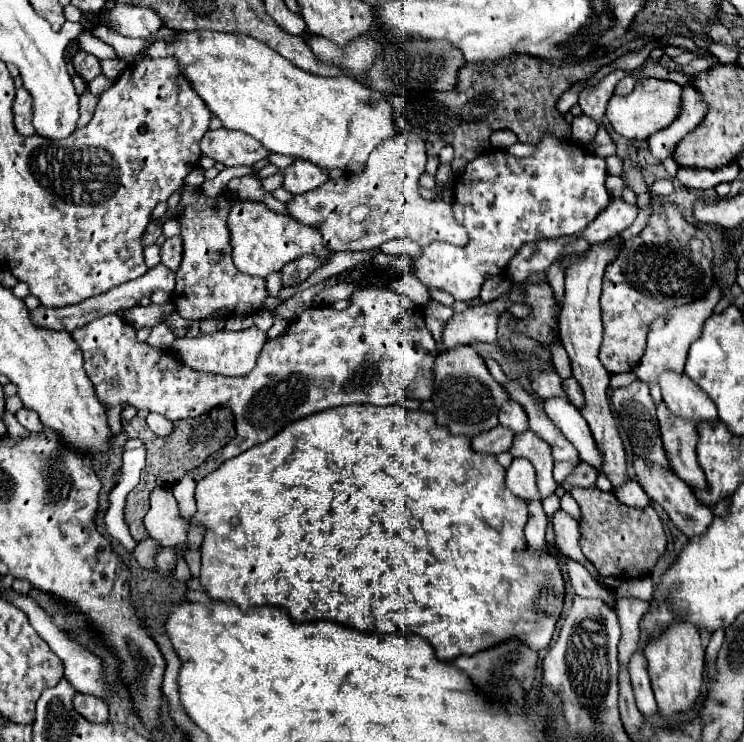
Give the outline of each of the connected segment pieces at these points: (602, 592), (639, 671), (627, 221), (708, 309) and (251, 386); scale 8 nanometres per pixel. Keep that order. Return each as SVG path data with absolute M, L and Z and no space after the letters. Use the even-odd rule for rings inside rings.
M568 558L566 564L568 564L568 572L570 572L570 582L572 582L572 586L574 586L574 590L576 590L578 596L598 598L598 600L606 602L610 608L614 608L616 594L612 594L612 590L602 588L602 586L592 578L592 574L590 574L580 562Z
M634 652L628 664L630 676L632 676L632 688L634 688L634 698L636 698L636 706L644 716L650 716L654 712L658 712L656 708L656 700L652 694L652 686L648 680L648 670L646 670L646 658L642 652Z
M612 198L606 210L600 212L598 218L578 236L586 238L590 244L606 242L612 236L622 234L622 230L626 230L636 220L636 214L638 214L636 206L626 204L622 198Z
M714 278L714 286L710 288L710 292L706 292L706 296L702 296L702 298L690 302L690 304L682 304L678 308L672 308L666 316L656 318L650 324L646 352L644 352L638 368L634 368L636 376L644 382L650 382L650 380L658 380L658 376L662 372L682 374L684 372L684 362L686 362L686 356L688 356L688 348L694 340L700 338L702 326L710 318L710 314L712 314L712 310L718 304L720 298L722 298L722 286L720 286L718 278Z
M358 288L350 296L350 306L342 312L330 306L308 308L292 322L286 336L268 340L258 354L254 370L238 378L212 376L186 368L170 352L140 342L136 330L118 314L106 314L94 320L94 324L78 328L72 336L84 354L84 368L98 392L98 400L110 404L106 412L114 434L120 432L120 414L126 402L134 404L138 410L146 408L162 414L168 420L196 418L220 406L232 410L240 436L237 433L236 438L210 456L202 468L190 470L172 487L180 514L188 524L188 542L196 550L202 548L206 528L192 522L196 514L194 490L196 484L222 462L270 440L288 424L328 408L344 404L388 406L405 399L428 400L434 394L430 368L438 346L424 324L422 308L410 302L406 294L388 288ZM130 358L134 358L134 362L130 362Z

